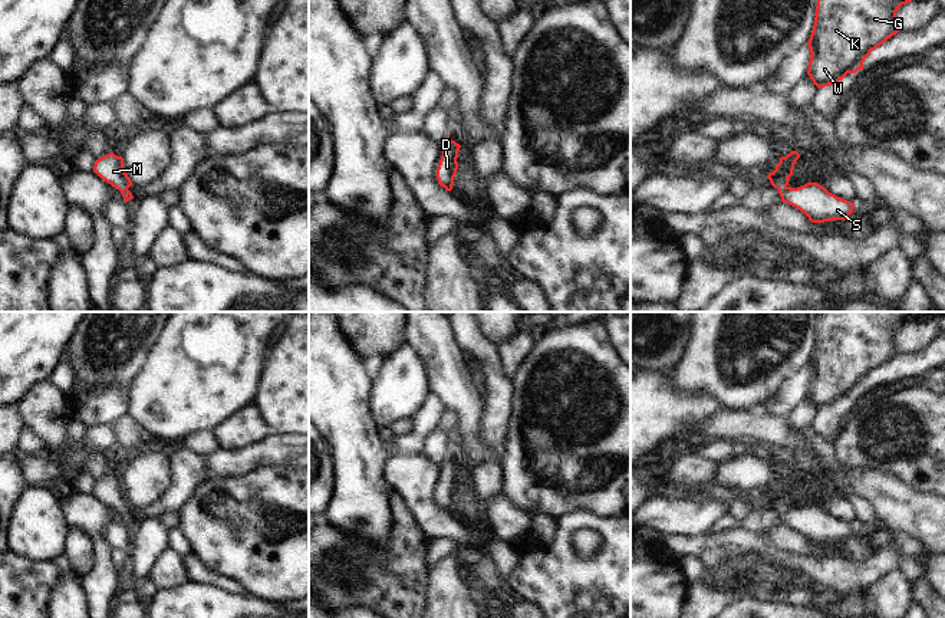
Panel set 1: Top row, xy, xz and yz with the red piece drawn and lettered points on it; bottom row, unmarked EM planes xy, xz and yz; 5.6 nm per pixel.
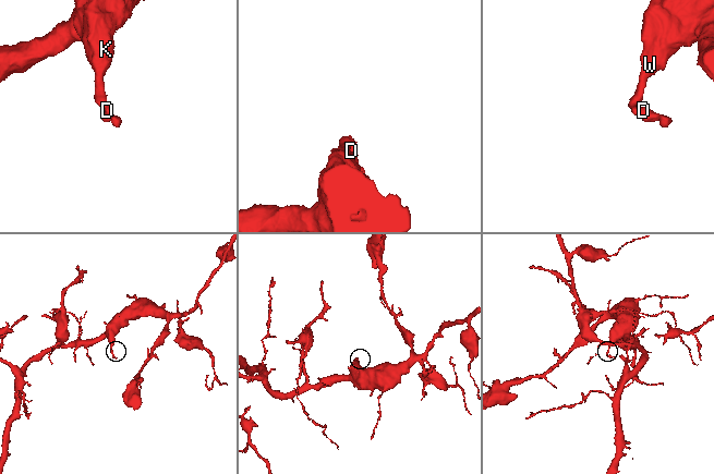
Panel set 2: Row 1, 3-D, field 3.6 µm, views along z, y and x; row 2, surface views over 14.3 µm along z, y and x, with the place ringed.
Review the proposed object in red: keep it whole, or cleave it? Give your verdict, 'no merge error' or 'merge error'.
no merge error

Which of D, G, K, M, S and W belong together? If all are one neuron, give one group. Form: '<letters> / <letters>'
D G K M S W

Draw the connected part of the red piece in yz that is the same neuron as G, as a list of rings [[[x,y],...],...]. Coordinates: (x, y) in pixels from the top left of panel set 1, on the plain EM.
[[[820,312],[813,354],[807,364],[810,384],[807,397],[820,411],[836,407],[847,395],[863,391],[865,381],[896,356],[896,333],[915,320],[931,320],[944,312]]]

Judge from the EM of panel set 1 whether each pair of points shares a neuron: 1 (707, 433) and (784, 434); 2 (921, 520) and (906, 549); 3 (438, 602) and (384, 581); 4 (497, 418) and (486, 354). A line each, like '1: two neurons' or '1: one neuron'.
1: one neuron
2: two neurons
3: two neurons
4: one neuron

